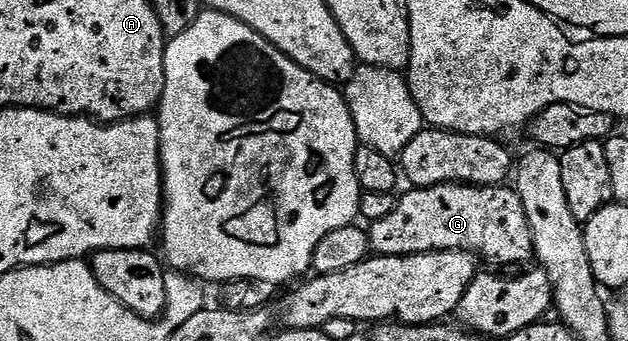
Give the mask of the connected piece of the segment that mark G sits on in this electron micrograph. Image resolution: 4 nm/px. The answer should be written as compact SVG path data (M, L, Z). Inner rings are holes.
M432 185L428 189L412 187L407 190L409 193L405 197L401 196L396 203L396 209L390 211L390 215L386 215L380 221L371 222L370 225L370 249L373 254L381 257L409 257L411 253L431 253L441 249L460 249L463 253L473 255L481 255L488 261L496 260L500 265L514 265L516 263L524 263L529 261L535 254L533 249L533 235L530 231L529 220L526 219L524 208L522 207L522 199L516 194L515 188L505 187L504 185Z

